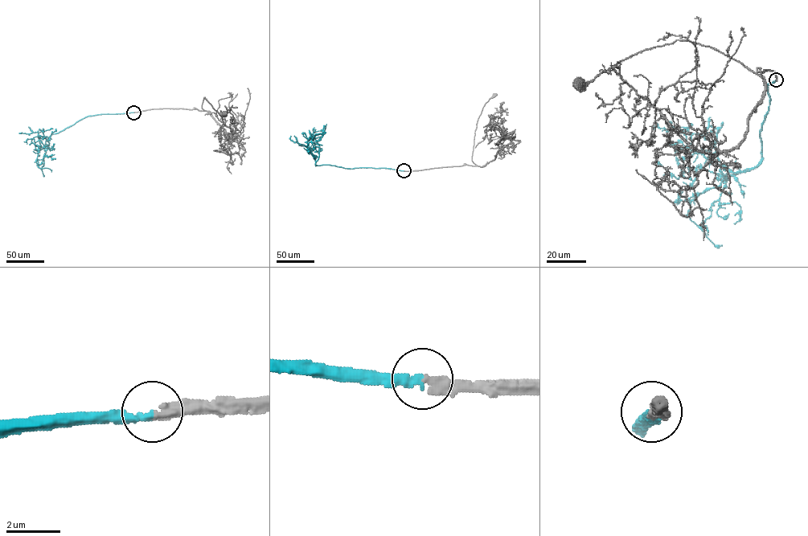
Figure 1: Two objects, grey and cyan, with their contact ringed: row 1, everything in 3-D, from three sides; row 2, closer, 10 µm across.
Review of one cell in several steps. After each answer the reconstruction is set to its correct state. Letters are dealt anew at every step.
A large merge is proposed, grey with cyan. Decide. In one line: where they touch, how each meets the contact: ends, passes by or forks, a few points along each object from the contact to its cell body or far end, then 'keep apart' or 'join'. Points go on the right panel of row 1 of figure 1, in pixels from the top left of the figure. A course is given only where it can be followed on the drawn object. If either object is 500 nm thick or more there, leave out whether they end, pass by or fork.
(776, 79) | grey ends | cyan ends | grey via (776, 80), (773, 71), (758, 67), (761, 76), (709, 47), (675, 40), (578, 83) | cyan via (776, 80), (767, 85), (761, 160), (756, 166), (728, 177), (699, 166), (678, 179), (657, 161) | join

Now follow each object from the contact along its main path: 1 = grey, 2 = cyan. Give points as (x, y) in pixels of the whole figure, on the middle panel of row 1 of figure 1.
1: (404, 170), (465, 164), (477, 165), (472, 157), (477, 121), (485, 104), (494, 96)
2: (404, 170), (316, 165), (307, 141), (322, 132), (324, 125)

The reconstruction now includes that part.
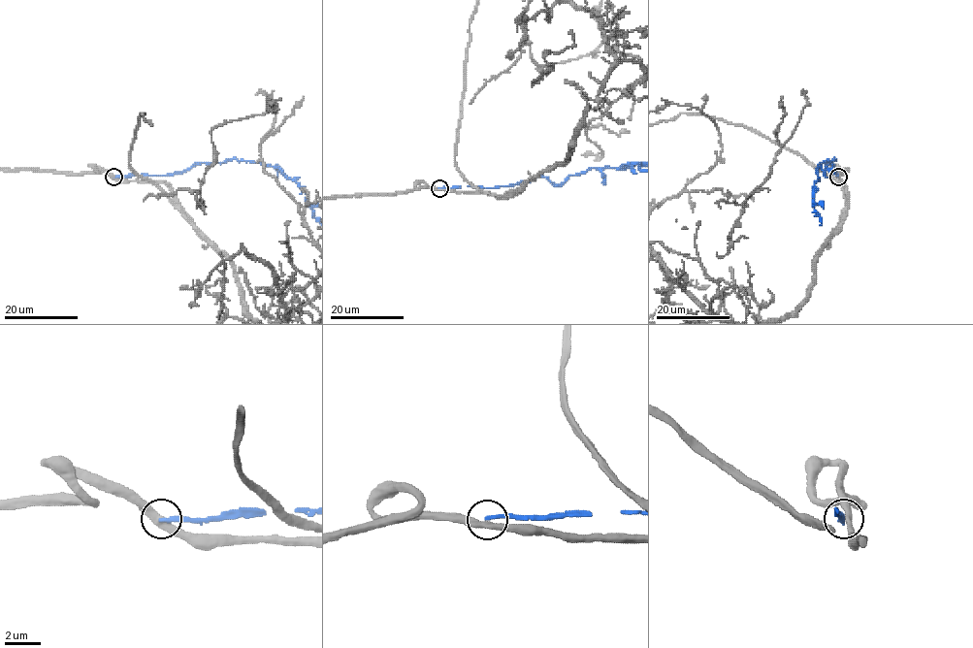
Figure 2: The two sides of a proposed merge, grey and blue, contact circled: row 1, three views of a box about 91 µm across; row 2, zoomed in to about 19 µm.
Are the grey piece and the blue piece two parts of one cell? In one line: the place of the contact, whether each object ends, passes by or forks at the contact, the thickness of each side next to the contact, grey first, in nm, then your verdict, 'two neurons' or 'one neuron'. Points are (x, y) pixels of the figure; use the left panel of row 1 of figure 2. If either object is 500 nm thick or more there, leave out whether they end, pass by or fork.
at (113, 177); grey passes by; blue ends there; 400 nm thick on the grey side, 240 nm on the other; two neurons

